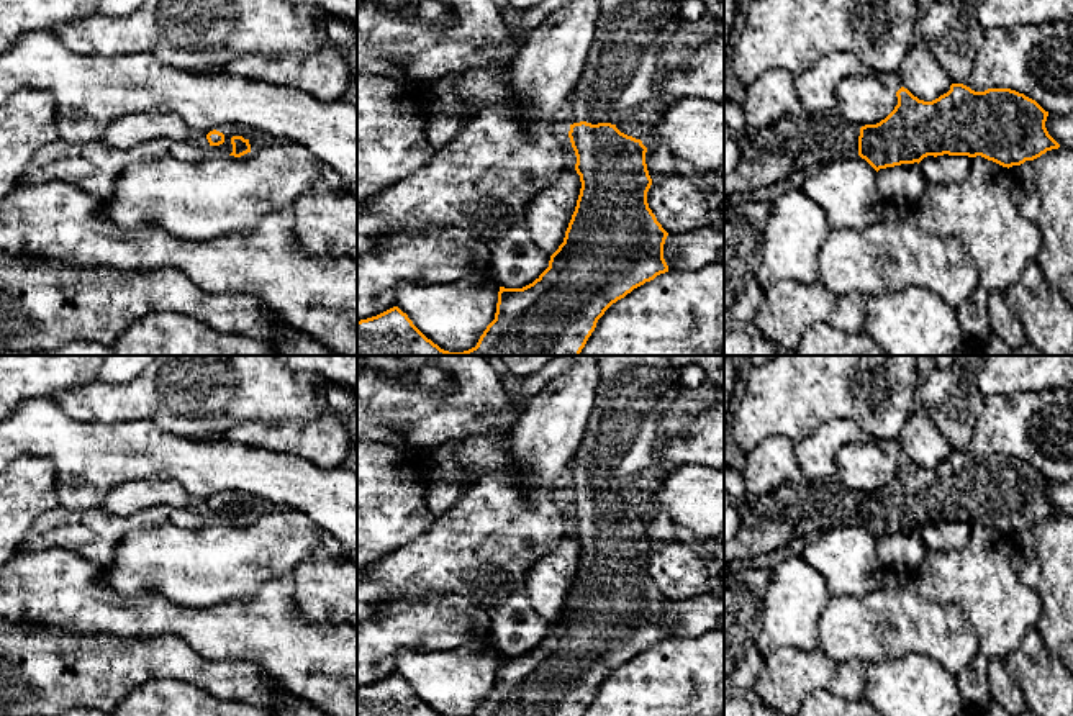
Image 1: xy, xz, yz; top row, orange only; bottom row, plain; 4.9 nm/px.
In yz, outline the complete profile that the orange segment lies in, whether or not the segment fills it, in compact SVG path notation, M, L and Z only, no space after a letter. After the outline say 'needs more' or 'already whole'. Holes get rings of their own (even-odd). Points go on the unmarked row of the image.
M952 451L950 457L932 469L914 464L908 455L896 459L898 472L876 492L858 493L844 487L837 478L824 482L786 482L758 496L745 495L737 500L724 490L724 510L737 506L749 510L742 528L724 544L724 560L752 560L773 552L796 537L826 532L847 523L860 523L876 539L901 531L921 529L927 523L981 523L1003 534L1034 528L1060 511L1048 501L1045 478L1035 467L1011 455L988 455L975 459L963 451Z; needs more

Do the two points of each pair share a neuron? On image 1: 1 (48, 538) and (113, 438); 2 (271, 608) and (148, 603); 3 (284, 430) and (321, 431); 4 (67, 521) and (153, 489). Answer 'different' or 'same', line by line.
1: different
2: same
3: same
4: different

